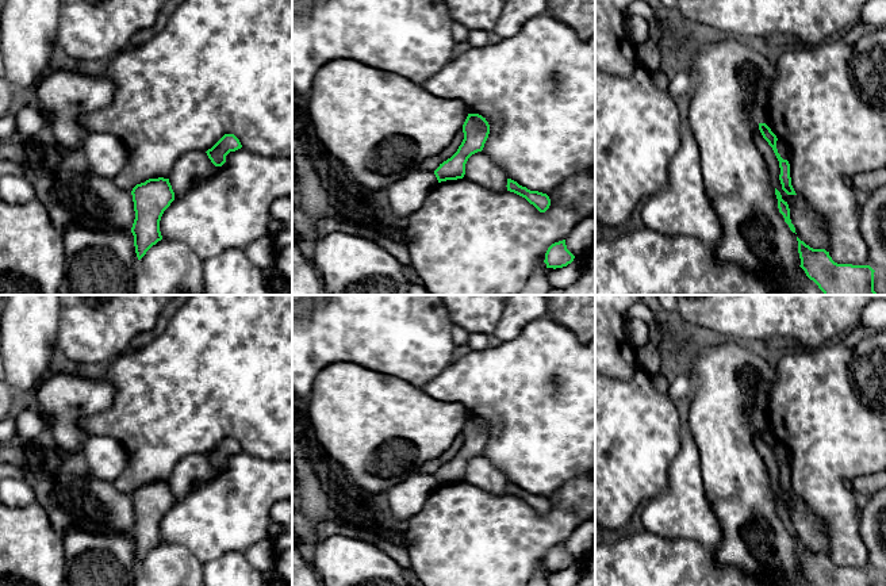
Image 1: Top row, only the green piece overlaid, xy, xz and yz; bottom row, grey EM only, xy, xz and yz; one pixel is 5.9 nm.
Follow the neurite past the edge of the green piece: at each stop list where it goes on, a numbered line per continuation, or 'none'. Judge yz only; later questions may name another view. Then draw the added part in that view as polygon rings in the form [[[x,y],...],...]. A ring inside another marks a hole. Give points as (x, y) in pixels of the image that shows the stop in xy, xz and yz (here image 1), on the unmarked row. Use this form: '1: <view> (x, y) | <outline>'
none

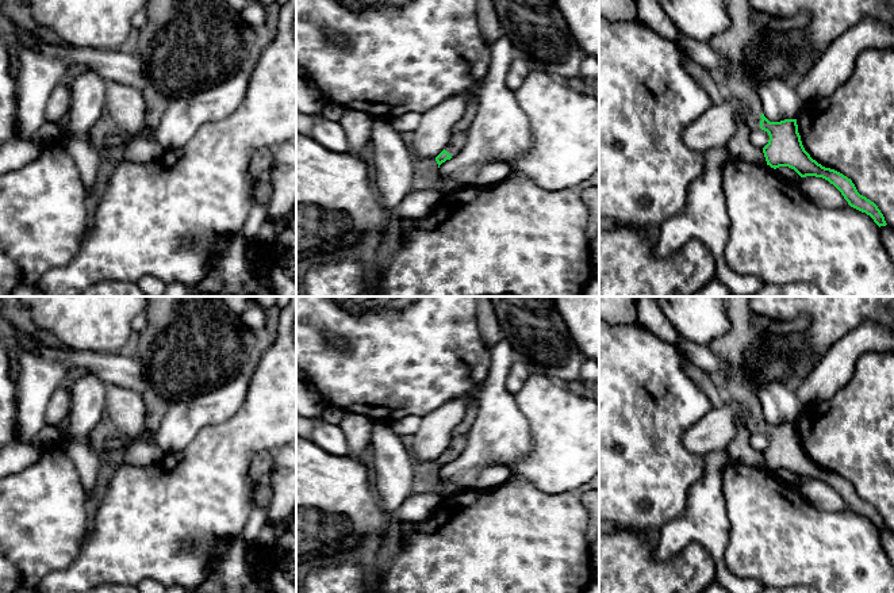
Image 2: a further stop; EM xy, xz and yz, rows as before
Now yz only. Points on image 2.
1: yz (754, 355) | [[[720,296],[729,318],[728,332],[711,341],[710,349],[729,363],[730,372],[725,378],[730,398],[744,405],[744,425],[751,435],[760,433],[761,405],[755,389],[757,380],[779,382],[787,376],[805,375],[798,353],[797,334],[766,333],[751,325],[755,314],[749,307],[751,296]]]

